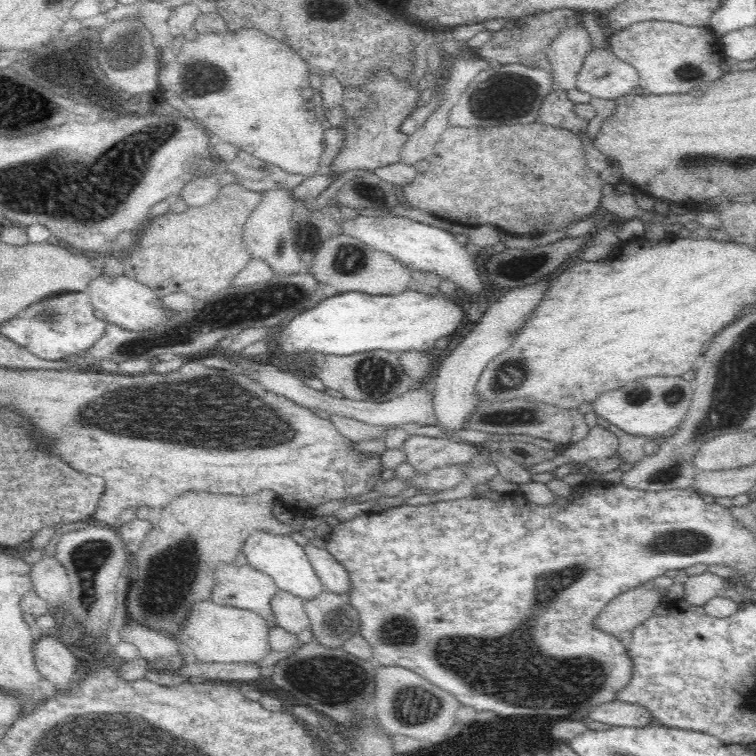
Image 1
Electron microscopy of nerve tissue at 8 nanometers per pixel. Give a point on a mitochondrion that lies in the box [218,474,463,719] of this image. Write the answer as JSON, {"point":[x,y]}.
{"point":[315,690]}

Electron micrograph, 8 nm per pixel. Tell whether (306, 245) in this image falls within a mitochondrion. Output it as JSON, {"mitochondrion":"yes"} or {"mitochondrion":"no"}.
{"mitochondrion":"yes"}

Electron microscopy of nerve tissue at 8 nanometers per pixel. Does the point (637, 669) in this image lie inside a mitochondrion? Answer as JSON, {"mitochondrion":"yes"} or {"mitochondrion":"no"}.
{"mitochondrion":"no"}

